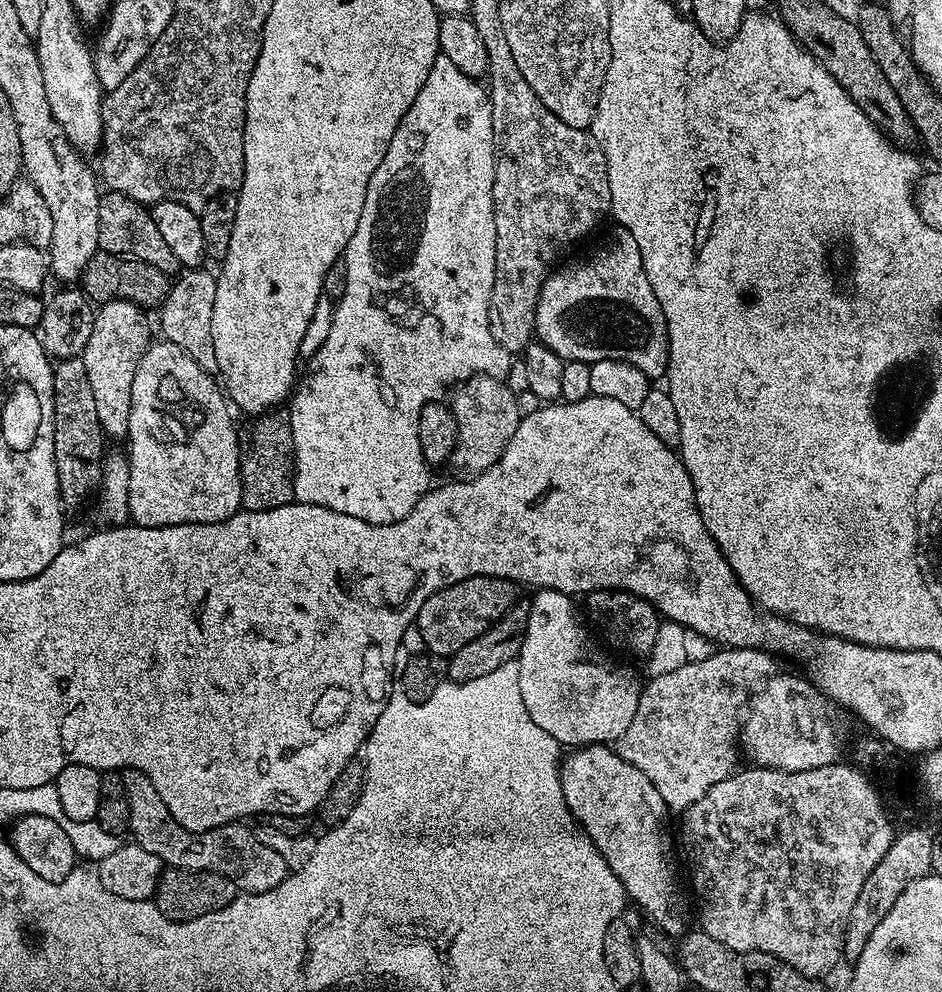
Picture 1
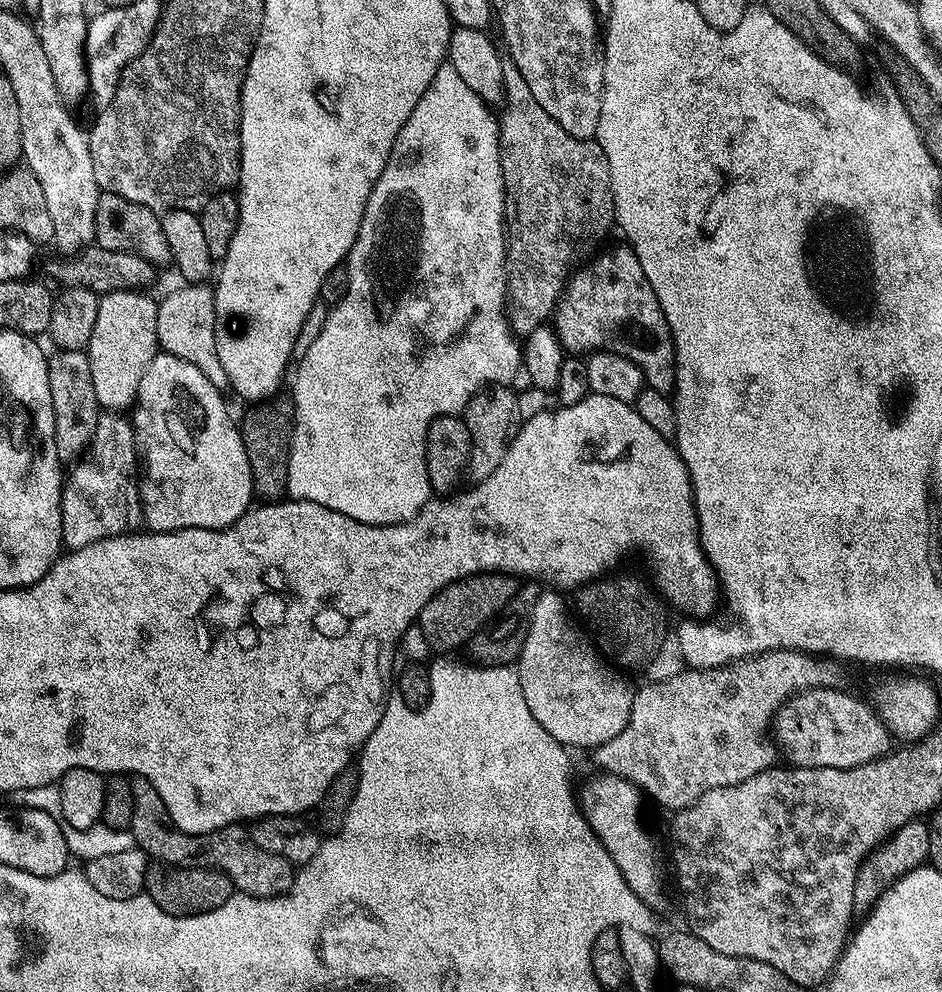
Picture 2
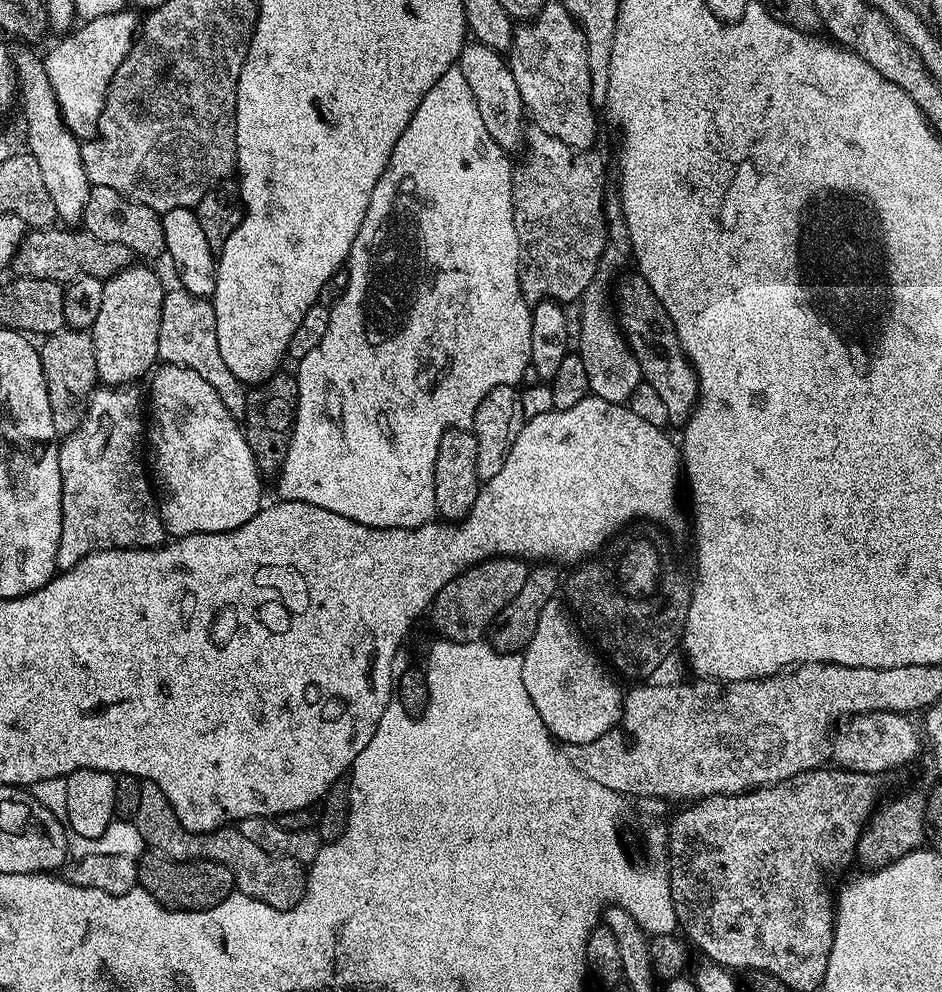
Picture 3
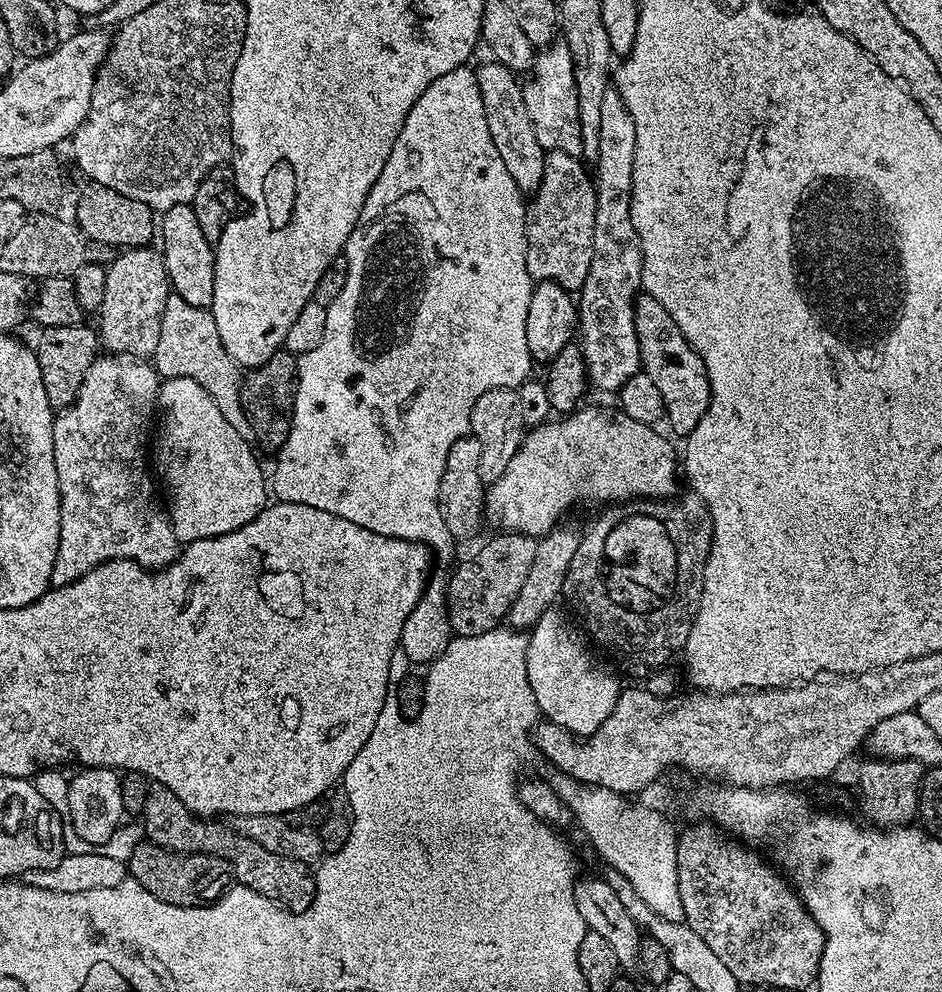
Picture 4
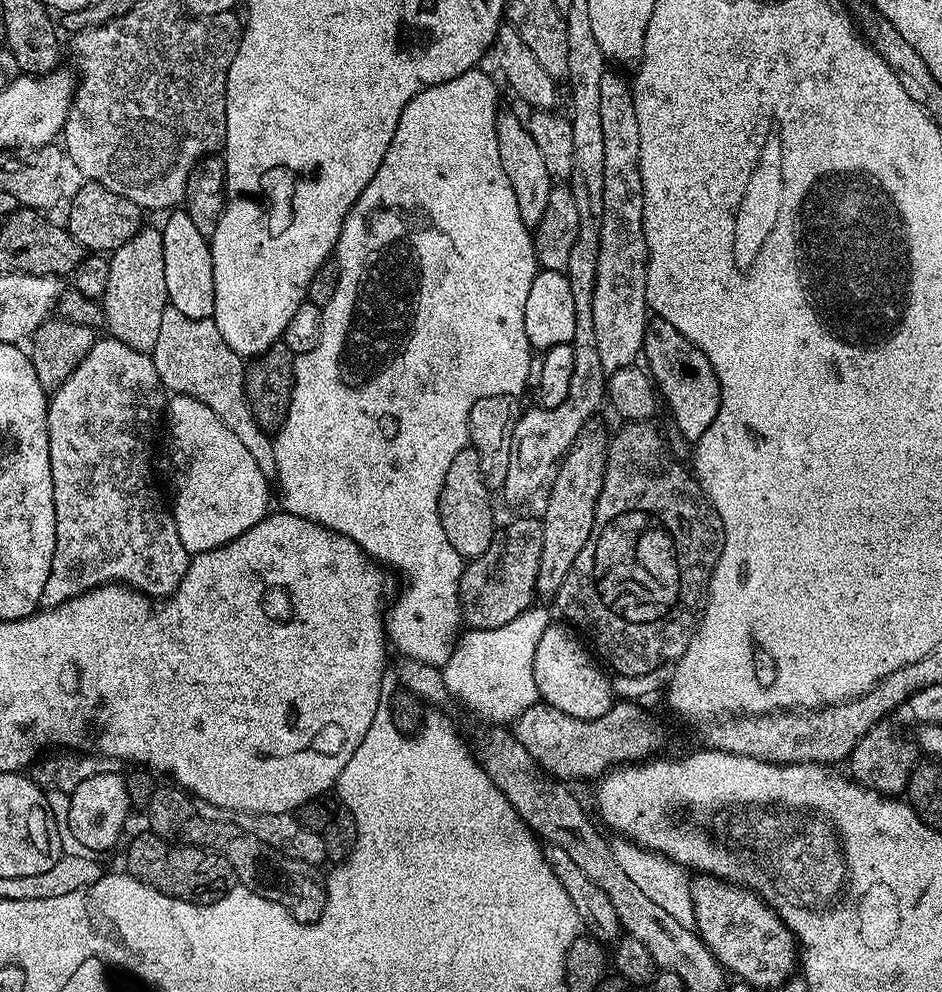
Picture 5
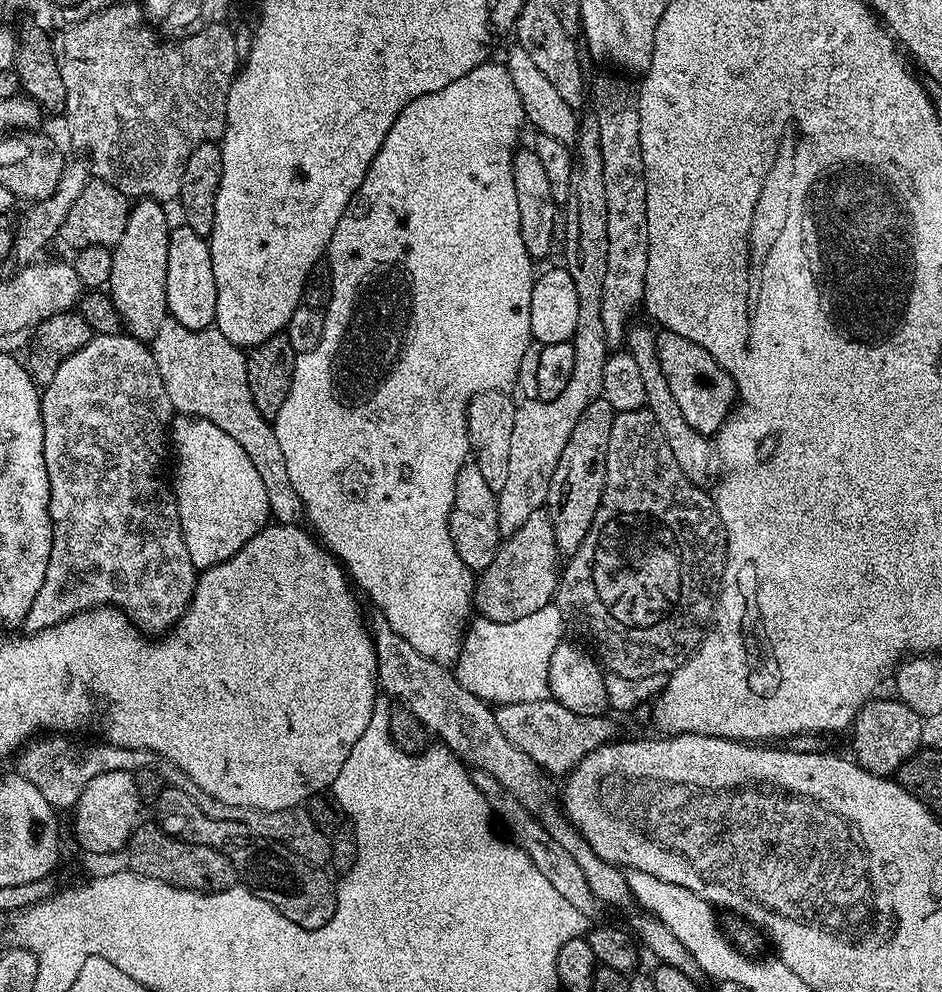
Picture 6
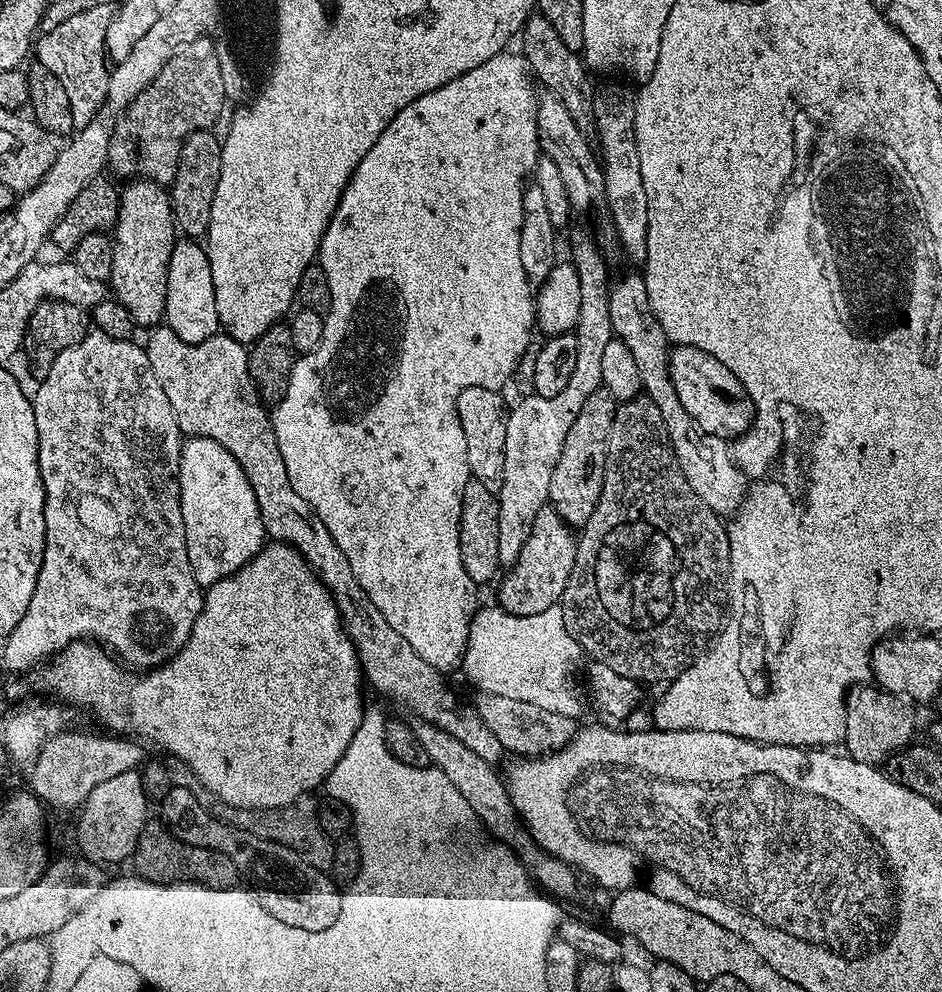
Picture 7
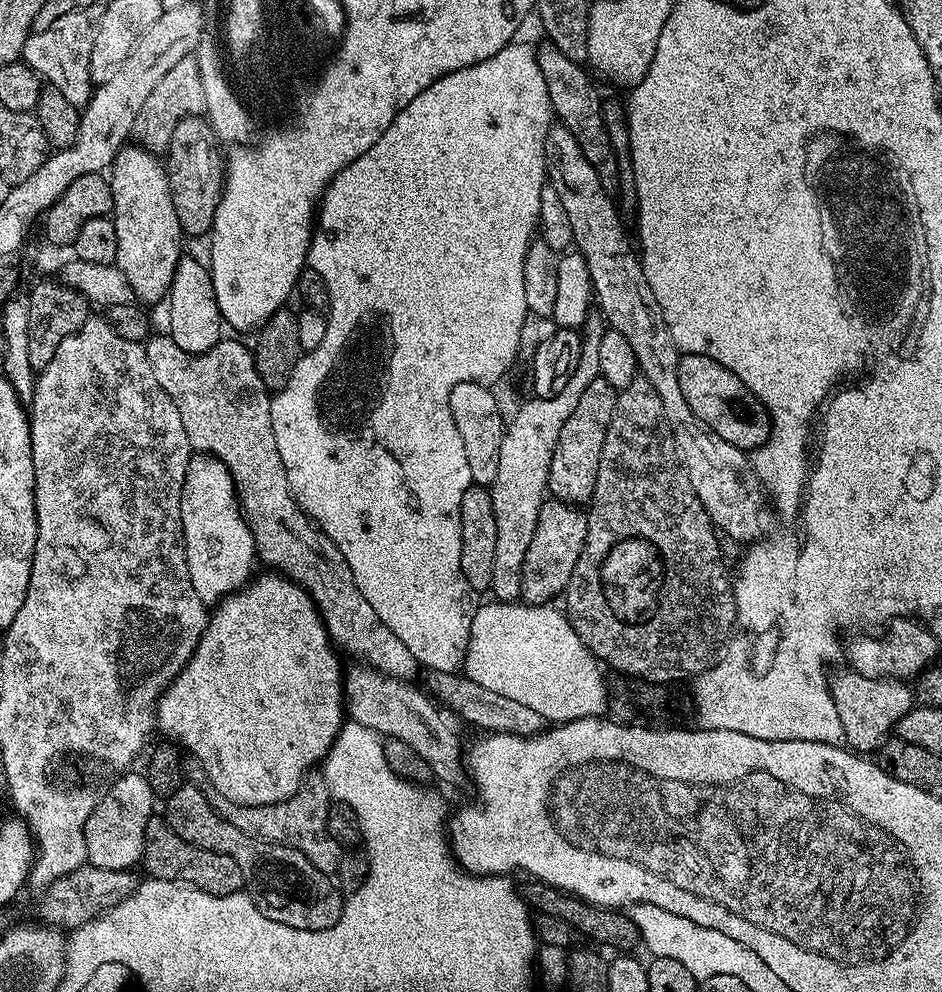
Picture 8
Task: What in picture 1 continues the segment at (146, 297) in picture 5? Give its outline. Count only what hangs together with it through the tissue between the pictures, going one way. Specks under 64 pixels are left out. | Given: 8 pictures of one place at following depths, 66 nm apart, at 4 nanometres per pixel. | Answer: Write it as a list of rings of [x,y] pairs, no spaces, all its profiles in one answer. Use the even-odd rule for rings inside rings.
[[[105,300],[96,308],[94,330],[90,330],[82,359],[86,366],[86,378],[90,378],[90,390],[94,390],[98,422],[108,438],[124,438],[128,435],[134,374],[142,354],[146,354],[153,339],[148,329],[148,320],[144,316],[147,316],[145,309],[125,300]]]

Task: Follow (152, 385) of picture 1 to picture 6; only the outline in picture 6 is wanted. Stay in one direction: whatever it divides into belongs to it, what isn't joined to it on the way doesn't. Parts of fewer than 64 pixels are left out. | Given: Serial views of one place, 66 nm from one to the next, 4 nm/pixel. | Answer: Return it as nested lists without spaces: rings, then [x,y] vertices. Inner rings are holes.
[[[177,415],[173,419],[170,444],[176,447],[174,495],[190,562],[203,570],[234,558],[270,520],[266,486],[262,486],[254,462],[234,438],[197,416]]]

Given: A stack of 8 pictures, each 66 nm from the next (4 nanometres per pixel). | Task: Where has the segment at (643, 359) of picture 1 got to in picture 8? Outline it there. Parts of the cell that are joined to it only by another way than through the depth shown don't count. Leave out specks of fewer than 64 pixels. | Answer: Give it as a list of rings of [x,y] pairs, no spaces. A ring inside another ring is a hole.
[[[693,352],[681,355],[678,362],[678,383],[682,385],[682,395],[692,413],[716,439],[730,442],[730,446],[755,450],[772,436],[772,417],[762,401],[734,373],[726,370],[724,364],[714,362],[714,358]]]

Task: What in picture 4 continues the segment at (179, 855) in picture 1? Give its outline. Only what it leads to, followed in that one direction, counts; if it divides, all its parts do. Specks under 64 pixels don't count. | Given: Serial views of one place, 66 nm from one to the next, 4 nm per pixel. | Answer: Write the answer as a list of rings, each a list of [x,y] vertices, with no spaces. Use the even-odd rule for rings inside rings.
[[[155,782],[148,785],[148,797],[142,813],[143,835],[151,843],[168,848],[171,852],[185,854],[210,854],[232,863],[234,876],[245,889],[257,892],[262,898],[273,900],[281,908],[299,914],[313,907],[316,899],[316,878],[313,869],[294,858],[282,858],[270,854],[270,850],[258,846],[245,836],[239,836],[231,826],[212,818],[193,816],[176,803],[174,794],[166,786]]]

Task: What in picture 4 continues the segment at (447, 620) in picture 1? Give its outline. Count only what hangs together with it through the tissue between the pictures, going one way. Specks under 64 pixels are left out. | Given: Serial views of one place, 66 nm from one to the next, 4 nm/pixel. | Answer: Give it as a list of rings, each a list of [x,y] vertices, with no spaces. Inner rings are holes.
[[[503,531],[453,570],[446,583],[446,603],[448,621],[456,636],[486,634],[505,623],[510,606],[514,606],[518,598],[518,590],[522,590],[526,582],[526,574],[530,574],[535,549],[533,537]]]

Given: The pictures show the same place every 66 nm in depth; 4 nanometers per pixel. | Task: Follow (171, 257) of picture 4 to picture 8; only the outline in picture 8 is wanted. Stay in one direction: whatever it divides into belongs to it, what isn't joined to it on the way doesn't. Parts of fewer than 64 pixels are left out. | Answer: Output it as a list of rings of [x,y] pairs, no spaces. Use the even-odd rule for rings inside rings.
[[[188,254],[181,255],[178,266],[174,270],[172,285],[166,297],[168,304],[167,335],[178,346],[178,350],[186,350],[186,354],[202,354],[210,350],[222,338],[222,321],[218,302],[214,294],[214,282],[207,263]]]

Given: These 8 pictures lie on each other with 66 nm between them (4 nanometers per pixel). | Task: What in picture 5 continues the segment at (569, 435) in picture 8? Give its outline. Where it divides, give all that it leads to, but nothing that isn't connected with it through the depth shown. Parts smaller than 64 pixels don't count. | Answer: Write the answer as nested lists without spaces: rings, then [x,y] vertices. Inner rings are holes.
[[[600,418],[587,420],[551,477],[547,489],[548,505],[542,515],[542,562],[538,562],[537,597],[555,597],[562,582],[566,582],[566,574],[570,574],[570,566],[574,566],[574,558],[578,558],[582,546],[586,546],[586,538],[590,538],[596,517],[596,503],[600,491],[604,489],[609,443],[610,432],[604,429]]]

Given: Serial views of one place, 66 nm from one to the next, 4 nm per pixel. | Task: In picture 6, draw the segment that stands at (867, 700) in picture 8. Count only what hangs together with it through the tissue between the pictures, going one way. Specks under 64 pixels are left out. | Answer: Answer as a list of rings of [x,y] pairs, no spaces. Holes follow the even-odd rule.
[[[873,698],[860,709],[856,719],[850,725],[852,731],[852,752],[857,764],[875,776],[891,777],[922,747],[920,735],[924,732],[925,721],[909,704],[904,704],[898,698],[879,700]]]

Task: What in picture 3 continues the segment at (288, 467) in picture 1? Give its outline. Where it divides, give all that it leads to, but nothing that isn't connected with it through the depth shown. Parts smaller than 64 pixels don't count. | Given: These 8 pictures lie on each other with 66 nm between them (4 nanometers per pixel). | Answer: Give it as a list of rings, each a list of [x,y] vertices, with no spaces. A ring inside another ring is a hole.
[[[284,370],[277,371],[248,392],[242,427],[250,446],[250,454],[254,454],[256,467],[265,477],[275,477],[284,465],[292,437],[292,425],[296,422],[297,394],[298,382],[295,375],[288,373],[287,376]]]

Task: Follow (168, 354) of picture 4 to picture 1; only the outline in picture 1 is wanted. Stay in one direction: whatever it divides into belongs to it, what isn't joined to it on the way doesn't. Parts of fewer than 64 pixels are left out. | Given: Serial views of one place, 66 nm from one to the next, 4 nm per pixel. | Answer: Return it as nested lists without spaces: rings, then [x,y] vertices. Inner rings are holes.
[[[207,267],[190,268],[181,271],[172,280],[172,288],[168,296],[158,309],[160,315],[160,328],[163,339],[174,346],[182,346],[202,370],[218,373],[218,358],[214,358],[214,346],[210,334],[210,322],[214,318],[214,294],[216,293],[217,273],[207,272]]]

